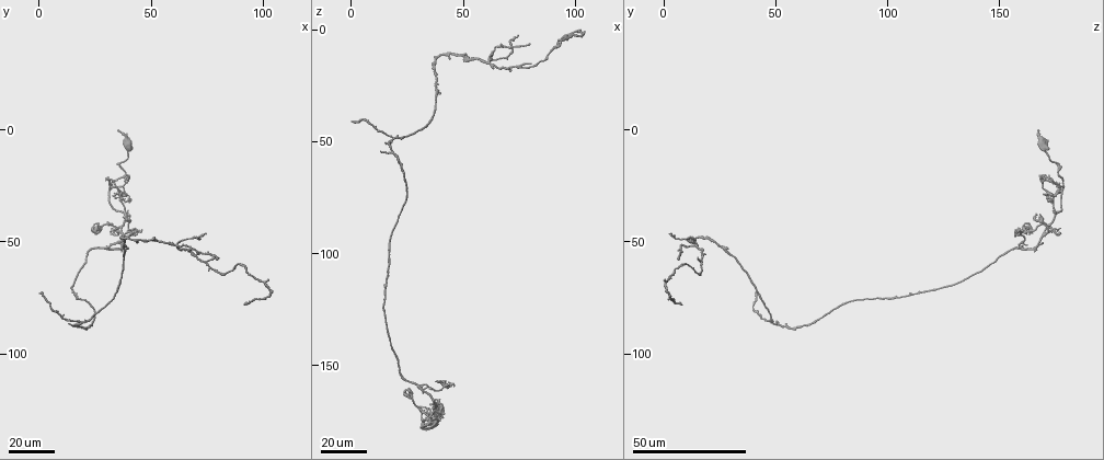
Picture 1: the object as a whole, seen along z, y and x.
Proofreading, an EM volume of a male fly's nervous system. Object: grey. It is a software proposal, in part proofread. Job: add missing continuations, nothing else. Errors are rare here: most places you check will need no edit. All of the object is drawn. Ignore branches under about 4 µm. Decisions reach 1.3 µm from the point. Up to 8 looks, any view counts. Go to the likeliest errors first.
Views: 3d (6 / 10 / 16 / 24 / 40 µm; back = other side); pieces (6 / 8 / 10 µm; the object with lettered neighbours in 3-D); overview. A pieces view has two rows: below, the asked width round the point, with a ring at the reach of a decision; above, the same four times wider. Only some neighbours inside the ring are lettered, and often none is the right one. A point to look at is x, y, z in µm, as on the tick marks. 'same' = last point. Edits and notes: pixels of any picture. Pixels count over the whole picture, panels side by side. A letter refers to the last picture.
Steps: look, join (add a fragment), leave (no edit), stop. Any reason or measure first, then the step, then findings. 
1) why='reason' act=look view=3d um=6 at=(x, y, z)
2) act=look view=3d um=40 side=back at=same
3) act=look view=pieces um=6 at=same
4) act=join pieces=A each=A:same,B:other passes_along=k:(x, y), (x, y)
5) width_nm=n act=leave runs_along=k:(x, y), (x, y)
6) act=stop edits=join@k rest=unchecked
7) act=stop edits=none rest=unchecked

why='free end' act=look view=3d um=40 at=(79, 58, 14)

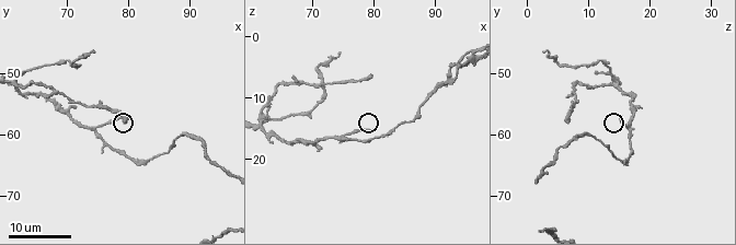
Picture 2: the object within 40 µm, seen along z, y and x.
act=look view=pieces um=6 at=(80.5, 57.5, 15.0)

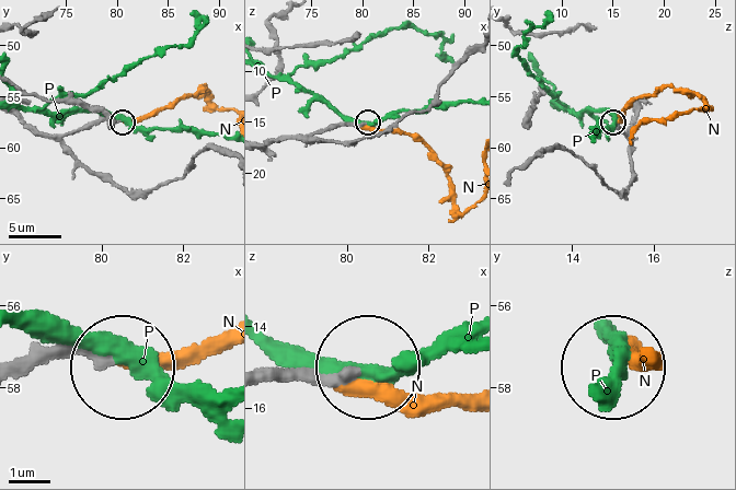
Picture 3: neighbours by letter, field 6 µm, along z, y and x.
act=join pieces=N each=N:same,P:other passes_along=3:(619, 127), (666, 88), (698, 95), (691, 108) found='the neuron continues'

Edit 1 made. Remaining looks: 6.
why='free end' act=look view=3d um=24 at=(63.0, 50.0, 11.0)

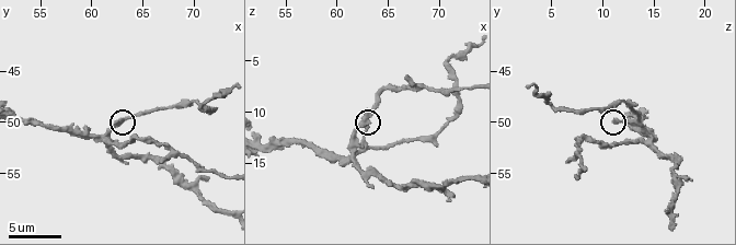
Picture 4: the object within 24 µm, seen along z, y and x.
act=look view=pieces um=10 at=(62.8, 49.8, 11.4)

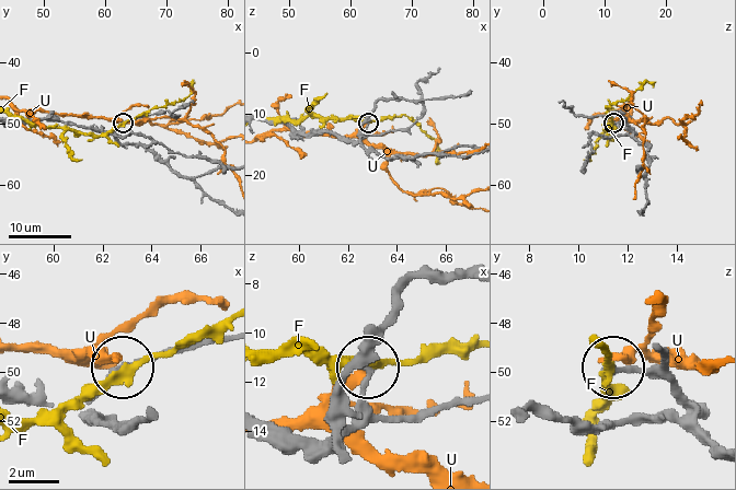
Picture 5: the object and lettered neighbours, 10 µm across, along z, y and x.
act=leave each=F:other,U:other found='none of them fits'

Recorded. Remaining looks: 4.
why='branch stops here' act=look view=3d um=16 at=(74.5, 46.5, 2.5)

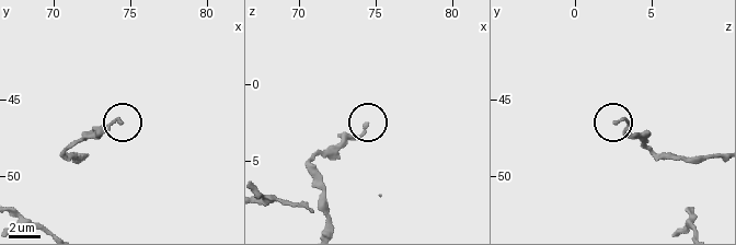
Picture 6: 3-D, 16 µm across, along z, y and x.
act=look view=3d um=10 at=(74.2, 46.6, 2.6)

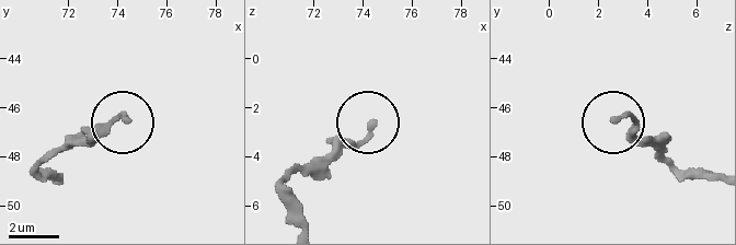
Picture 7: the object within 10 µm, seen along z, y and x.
act=look view=pieces um=6 at=(74.3, 46.5, 2.7)

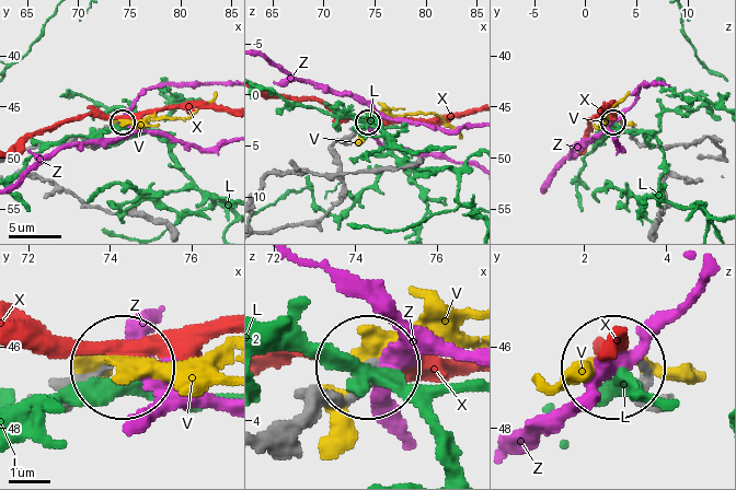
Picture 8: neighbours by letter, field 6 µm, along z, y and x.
act=leave each=L:other,V:other,X:other,Z:other found='none of them fits'

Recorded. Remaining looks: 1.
why='branch stops here' act=look view=pieces um=8 at=(71.0, 55.4, 18.6)

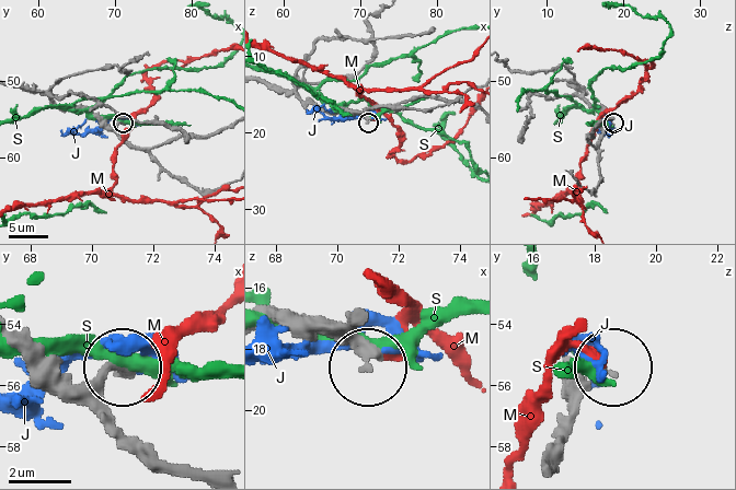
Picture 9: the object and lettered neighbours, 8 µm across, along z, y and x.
act=leave each=J:other,M:other,S:other runs_along=9:(263, 81), (366, 120) found='no lettered fragment goes on from it'

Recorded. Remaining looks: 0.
act=stop edits=join@3 rest=unchecked

